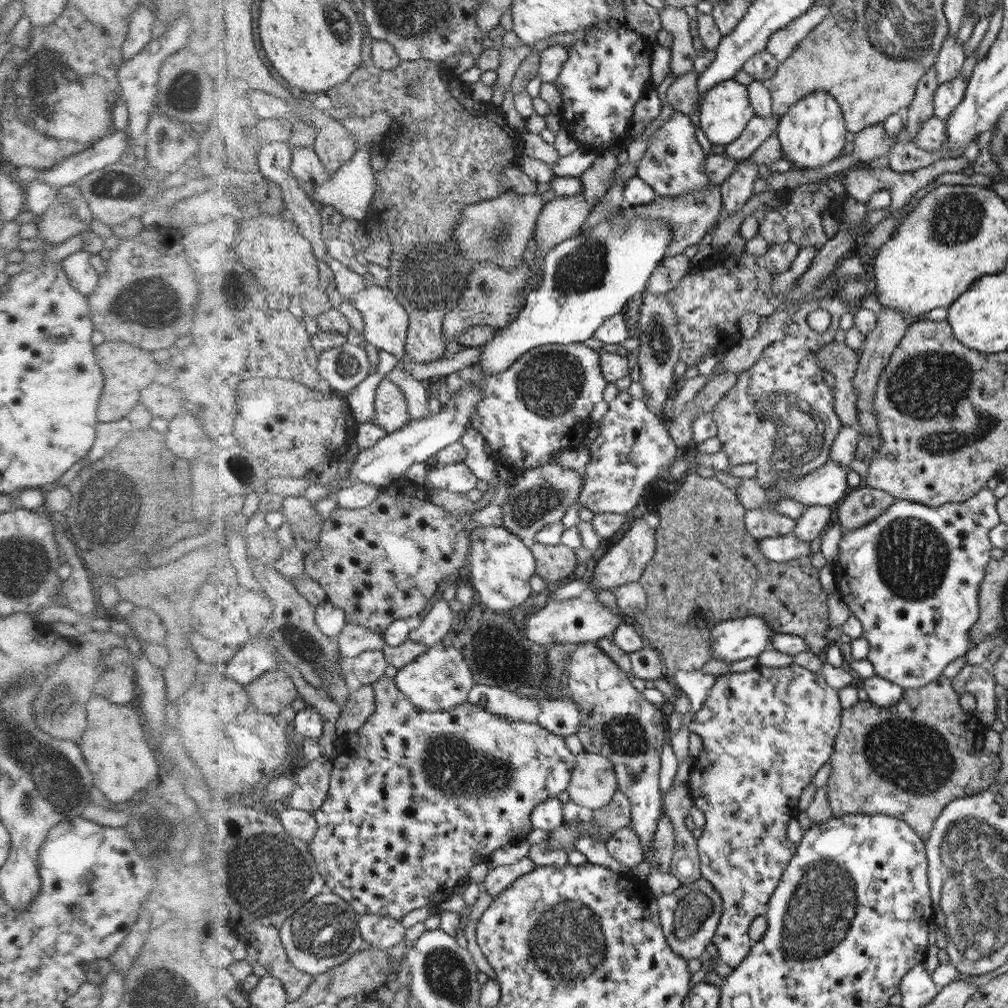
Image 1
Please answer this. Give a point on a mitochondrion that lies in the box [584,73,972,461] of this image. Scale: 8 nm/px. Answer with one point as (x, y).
(659, 334)

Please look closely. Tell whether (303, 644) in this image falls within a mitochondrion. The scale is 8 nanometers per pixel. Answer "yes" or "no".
yes

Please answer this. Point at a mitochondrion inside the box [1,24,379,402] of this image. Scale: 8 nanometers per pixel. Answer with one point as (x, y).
(40, 89)

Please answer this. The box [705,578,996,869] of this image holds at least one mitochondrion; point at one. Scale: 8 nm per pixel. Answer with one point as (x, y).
(911, 755)

